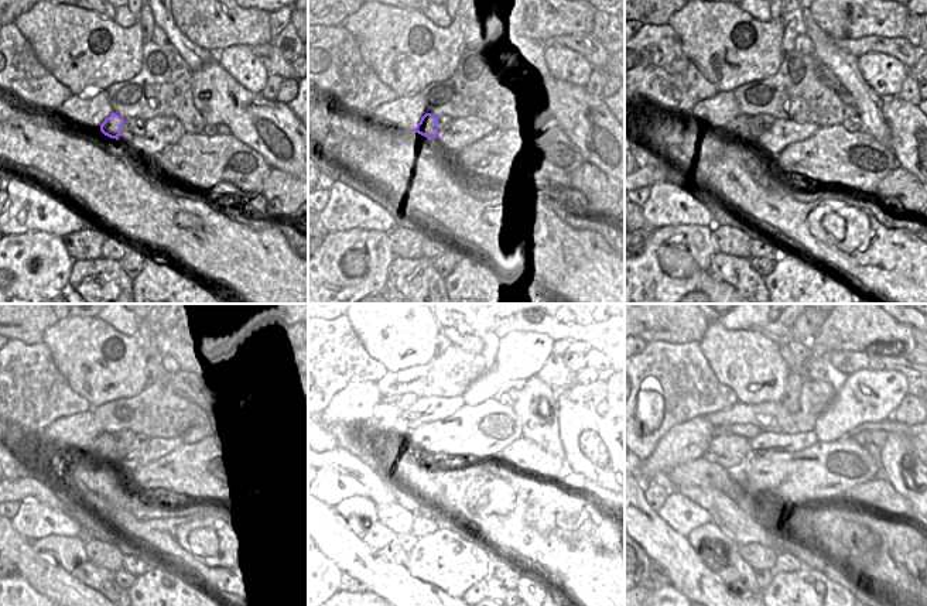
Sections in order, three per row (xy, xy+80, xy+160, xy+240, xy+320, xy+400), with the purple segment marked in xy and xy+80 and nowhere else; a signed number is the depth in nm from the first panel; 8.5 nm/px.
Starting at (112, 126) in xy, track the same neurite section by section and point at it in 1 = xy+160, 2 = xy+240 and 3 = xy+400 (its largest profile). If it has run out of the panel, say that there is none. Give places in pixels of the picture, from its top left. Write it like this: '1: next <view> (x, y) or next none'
1: next xy+160 (738, 127)
2: next xy+240 (103, 447)
3: next xy+400 (729, 451)

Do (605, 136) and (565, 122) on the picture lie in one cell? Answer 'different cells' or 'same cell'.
same cell

